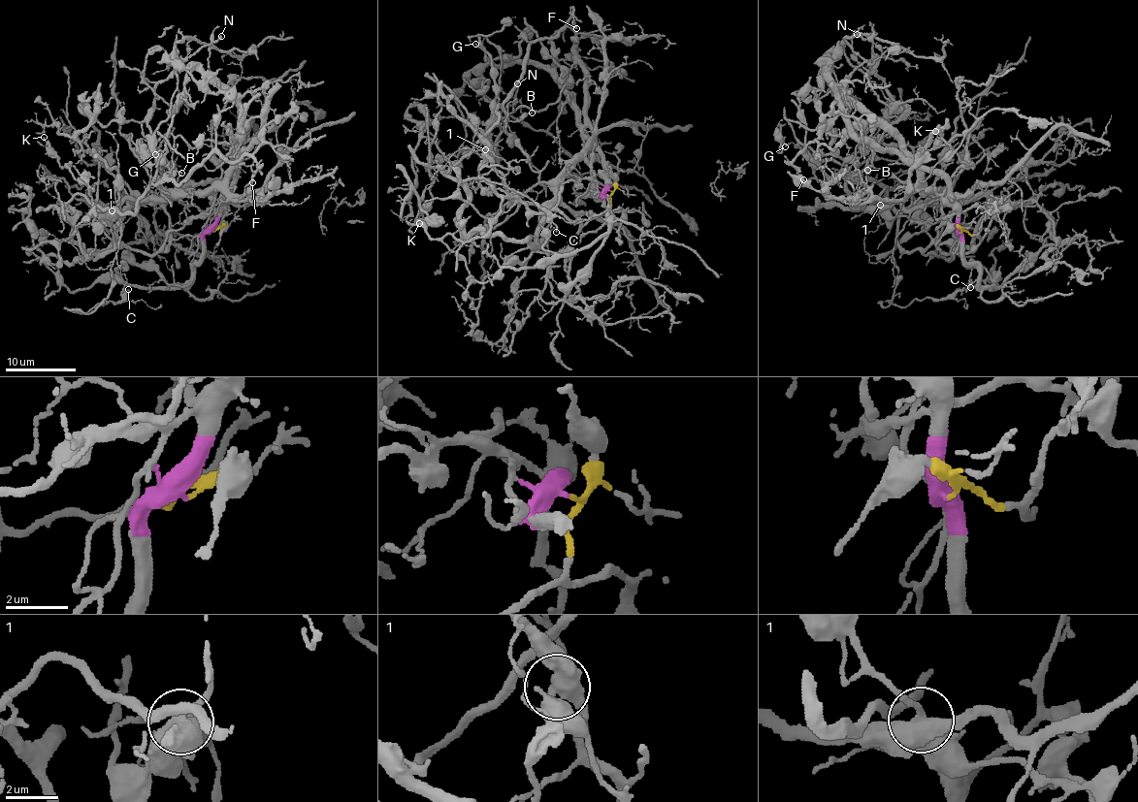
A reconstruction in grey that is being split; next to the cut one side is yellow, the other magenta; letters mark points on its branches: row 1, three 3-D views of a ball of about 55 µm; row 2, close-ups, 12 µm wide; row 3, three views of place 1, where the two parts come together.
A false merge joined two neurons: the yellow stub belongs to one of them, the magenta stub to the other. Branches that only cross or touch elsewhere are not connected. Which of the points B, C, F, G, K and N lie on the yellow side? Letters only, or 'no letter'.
B, C, F, K, N

